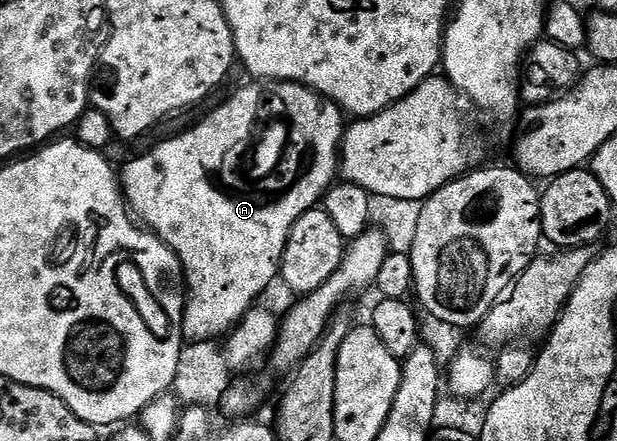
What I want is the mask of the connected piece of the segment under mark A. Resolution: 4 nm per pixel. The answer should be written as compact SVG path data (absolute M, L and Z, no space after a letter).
M264 81L262 84L251 85L255 86L241 87L228 102L221 103L204 122L189 127L184 134L153 147L148 154L143 154L122 167L127 173L127 191L136 208L138 221L142 222L166 249L172 250L183 265L185 286L189 291L183 308L183 337L188 343L209 342L219 340L219 337L222 339L242 322L243 317L260 301L269 282L280 277L279 266L283 263L285 244L289 240L293 224L297 224L297 220L301 220L301 216L305 216L307 210L316 209L322 203L324 194L331 189L341 170L345 114L336 102L317 93L316 90L310 90L300 82Z

